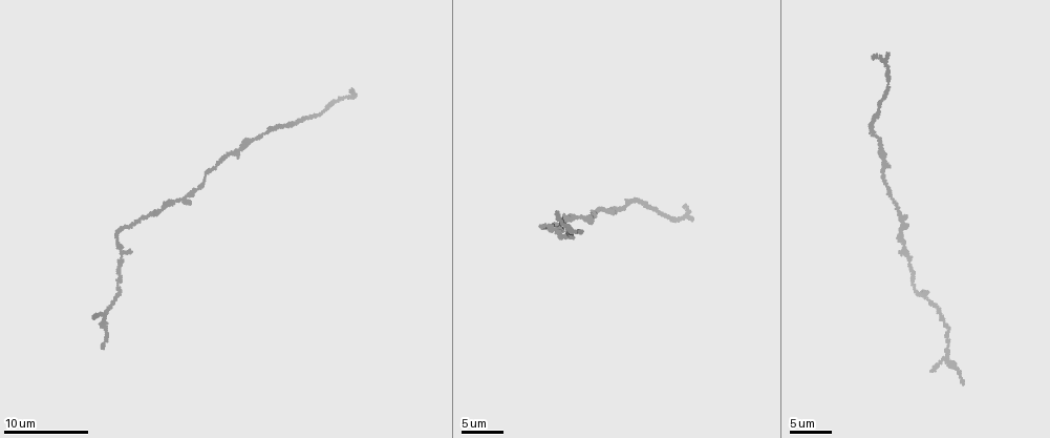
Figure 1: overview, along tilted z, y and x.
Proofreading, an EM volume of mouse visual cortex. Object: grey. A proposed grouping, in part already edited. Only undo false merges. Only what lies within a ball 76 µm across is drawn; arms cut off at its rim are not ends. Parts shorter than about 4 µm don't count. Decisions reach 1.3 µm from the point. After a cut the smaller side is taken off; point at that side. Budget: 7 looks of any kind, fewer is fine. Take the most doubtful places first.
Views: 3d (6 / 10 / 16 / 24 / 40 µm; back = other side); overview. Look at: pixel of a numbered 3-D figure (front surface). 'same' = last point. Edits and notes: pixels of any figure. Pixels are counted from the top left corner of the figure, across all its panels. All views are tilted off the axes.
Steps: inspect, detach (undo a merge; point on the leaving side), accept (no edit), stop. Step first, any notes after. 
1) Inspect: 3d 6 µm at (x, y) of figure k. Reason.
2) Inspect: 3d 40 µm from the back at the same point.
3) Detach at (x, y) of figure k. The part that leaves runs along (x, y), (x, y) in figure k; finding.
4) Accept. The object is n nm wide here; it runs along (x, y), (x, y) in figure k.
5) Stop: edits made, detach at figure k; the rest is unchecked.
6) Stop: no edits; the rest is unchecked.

Inspect: 3d 6 µm at (190, 195) of figure 1. Arms part here.

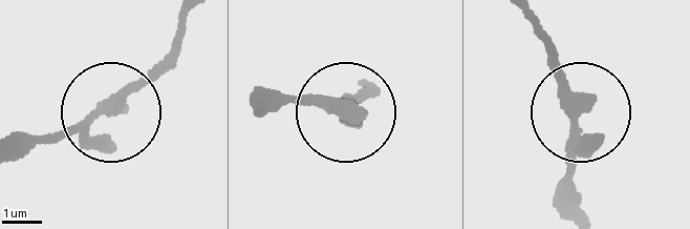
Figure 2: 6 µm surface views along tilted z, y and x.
Accept. 3 arms meet here; it runs along (104, 105), (28, 155) in figure 2; all the same neuron.

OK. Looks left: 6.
Inspect: 3d 10 µm at (948, 354) of figure 1. Sudden change in width.

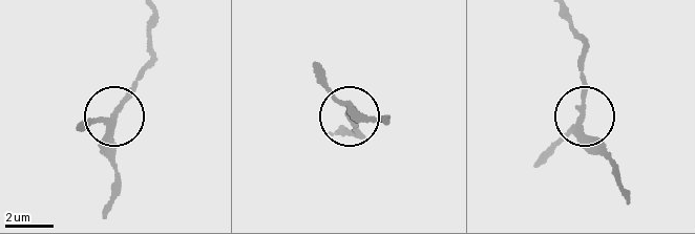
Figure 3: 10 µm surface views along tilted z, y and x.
Accept. 3 arms meet here; all the same neuron.

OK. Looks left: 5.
Inspect: 3d 6 µm at (554, 230) of figure 1. A narrow waist.

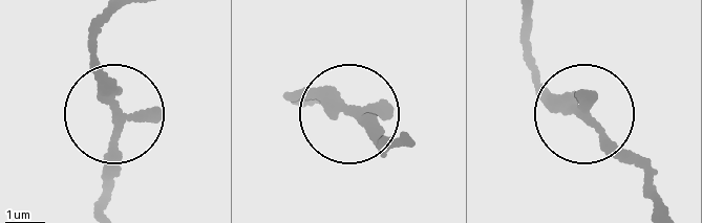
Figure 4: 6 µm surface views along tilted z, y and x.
Accept. The object is 220 nm wide here; it runs along (523, 19), (537, 86), (594, 124), (649, 182) in figure 4; one neuron here.

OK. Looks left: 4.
Inspect: 3d 6 µm at (619, 209) of figure 1. Sudden change in width.

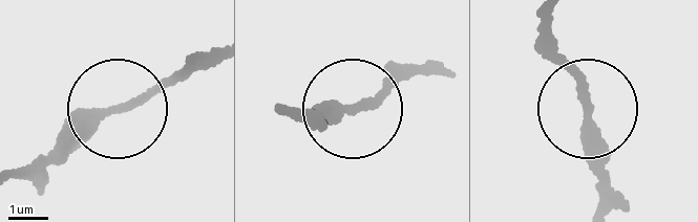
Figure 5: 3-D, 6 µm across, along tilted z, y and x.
Accept. It runs along (17, 180), (48, 172), (109, 118), (208, 57) in figure 5; all the same neuron.

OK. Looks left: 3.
Stop: no edits; the rest is unchecked.

